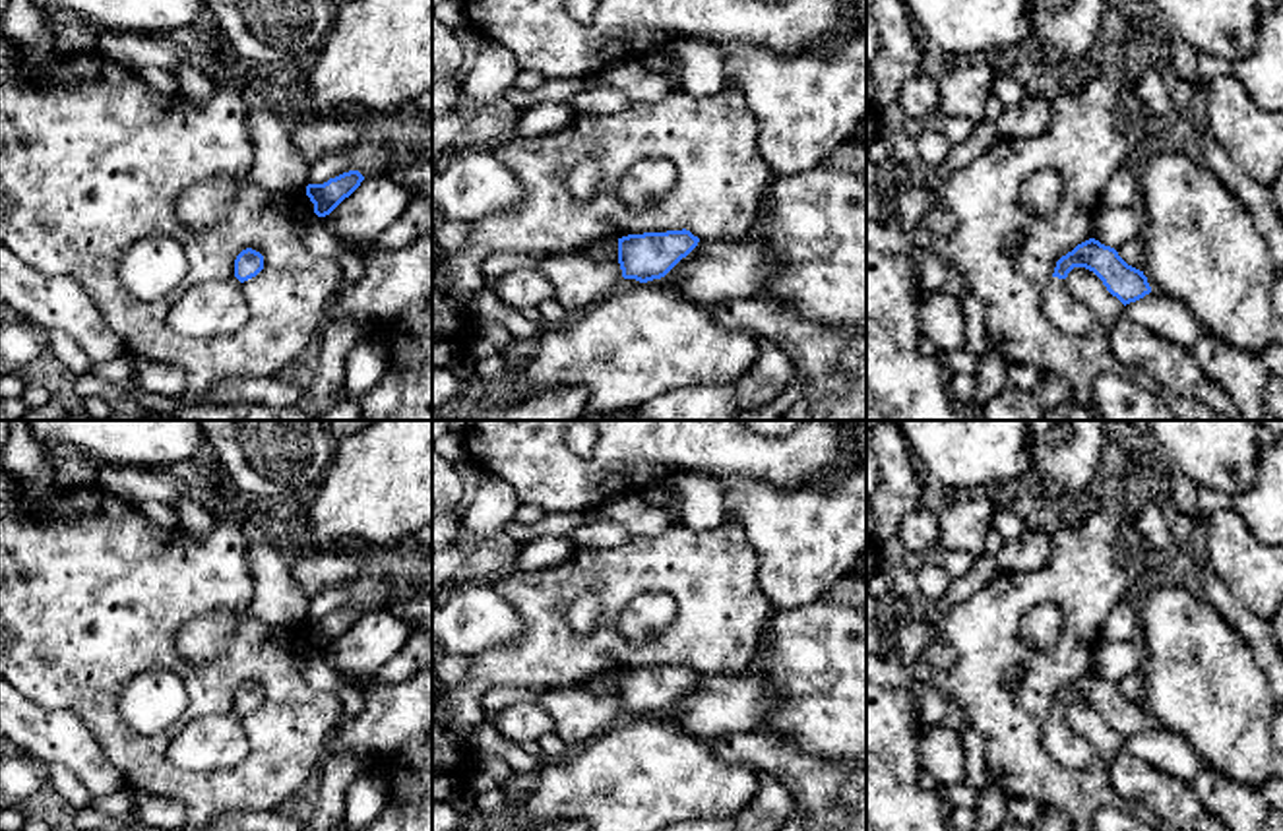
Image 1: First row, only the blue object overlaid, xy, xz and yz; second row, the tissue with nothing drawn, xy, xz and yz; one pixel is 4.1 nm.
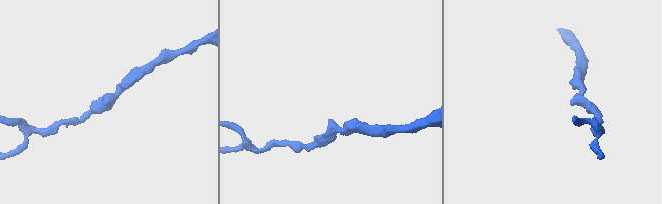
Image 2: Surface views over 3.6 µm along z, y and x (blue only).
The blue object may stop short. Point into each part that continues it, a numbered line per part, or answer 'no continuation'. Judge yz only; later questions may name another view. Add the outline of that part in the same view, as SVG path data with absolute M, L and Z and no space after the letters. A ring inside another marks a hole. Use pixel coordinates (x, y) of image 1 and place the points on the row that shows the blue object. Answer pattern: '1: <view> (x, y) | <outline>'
1: yz (1061, 308) | M1048 279L1043 291L1043 314L1070 335L1085 335L1095 327L1095 314L1068 292L1066 279Z

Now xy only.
1: xy (216, 308) | M233 277L186 289L171 308L167 323L186 337L225 337L242 329L248 318L240 281Z

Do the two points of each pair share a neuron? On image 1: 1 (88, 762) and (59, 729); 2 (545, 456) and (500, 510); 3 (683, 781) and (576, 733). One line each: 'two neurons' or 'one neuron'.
1: one neuron
2: two neurons
3: two neurons

